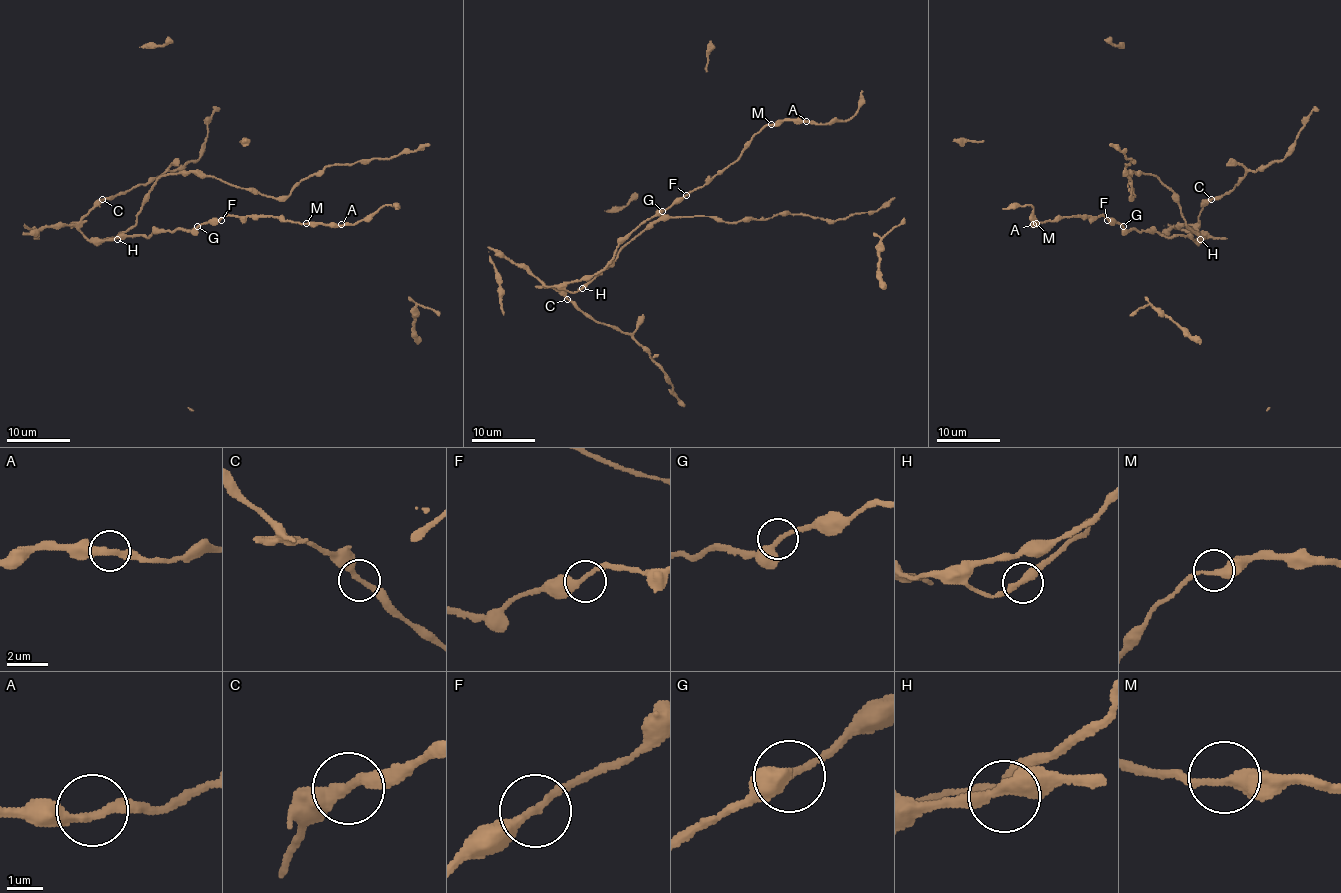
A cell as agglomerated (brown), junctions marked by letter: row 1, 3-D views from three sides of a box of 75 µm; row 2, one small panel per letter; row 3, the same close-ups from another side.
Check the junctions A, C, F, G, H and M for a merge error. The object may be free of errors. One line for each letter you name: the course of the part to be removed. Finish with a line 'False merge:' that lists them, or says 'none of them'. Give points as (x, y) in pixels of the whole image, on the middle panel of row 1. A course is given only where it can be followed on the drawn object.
False merge: none of them

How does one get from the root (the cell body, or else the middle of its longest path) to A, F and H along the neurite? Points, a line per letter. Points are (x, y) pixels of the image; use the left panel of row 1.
A: (160, 178), (126, 235), (196, 229), (224, 216), (341, 224)
F: (160, 178), (147, 193), (126, 235), (148, 237), (155, 231), (196, 229), (221, 220)
H: (160, 178), (147, 193), (136, 223), (117, 239)

